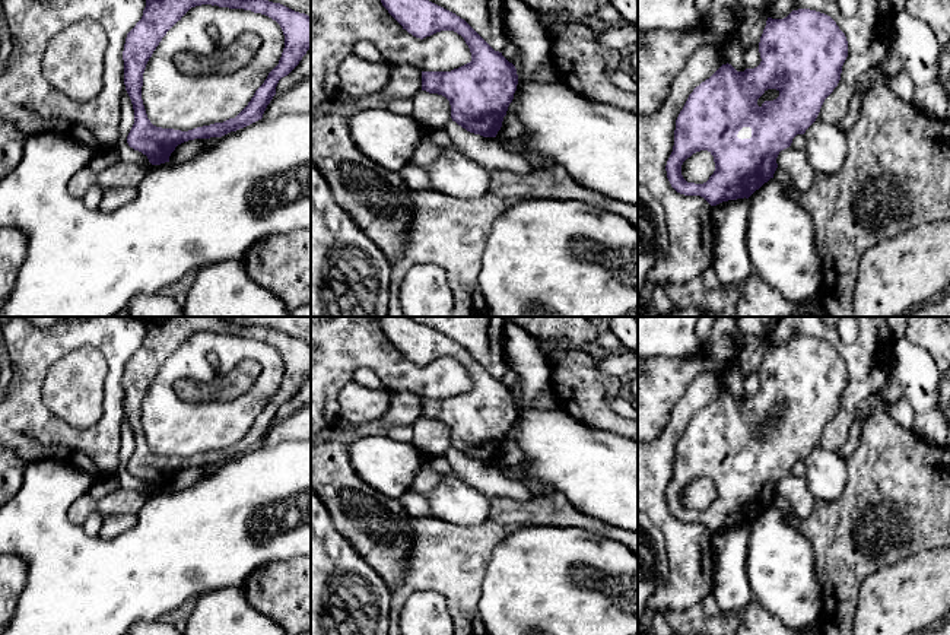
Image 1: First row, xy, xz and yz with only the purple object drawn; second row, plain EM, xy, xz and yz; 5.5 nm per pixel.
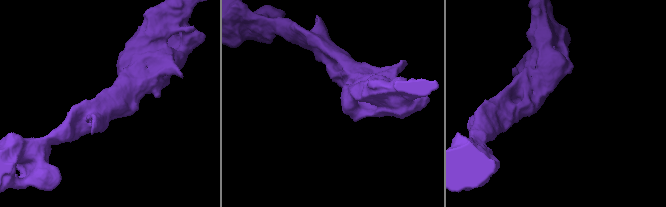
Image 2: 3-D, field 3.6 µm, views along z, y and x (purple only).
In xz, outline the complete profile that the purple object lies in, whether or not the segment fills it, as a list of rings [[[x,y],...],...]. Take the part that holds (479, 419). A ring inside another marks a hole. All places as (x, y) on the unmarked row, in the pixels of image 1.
[[[376,317],[388,340],[416,365],[441,358],[461,362],[471,380],[471,388],[451,399],[422,399],[422,417],[445,423],[451,432],[451,445],[470,460],[496,464],[518,412],[517,396],[502,380],[495,378],[464,346],[426,327],[410,317]]]

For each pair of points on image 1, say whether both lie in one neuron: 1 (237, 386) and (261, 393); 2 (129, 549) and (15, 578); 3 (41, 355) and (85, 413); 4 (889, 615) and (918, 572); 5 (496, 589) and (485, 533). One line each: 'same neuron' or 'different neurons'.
1: different neurons
2: different neurons
3: different neurons
4: same neuron
5: different neurons

